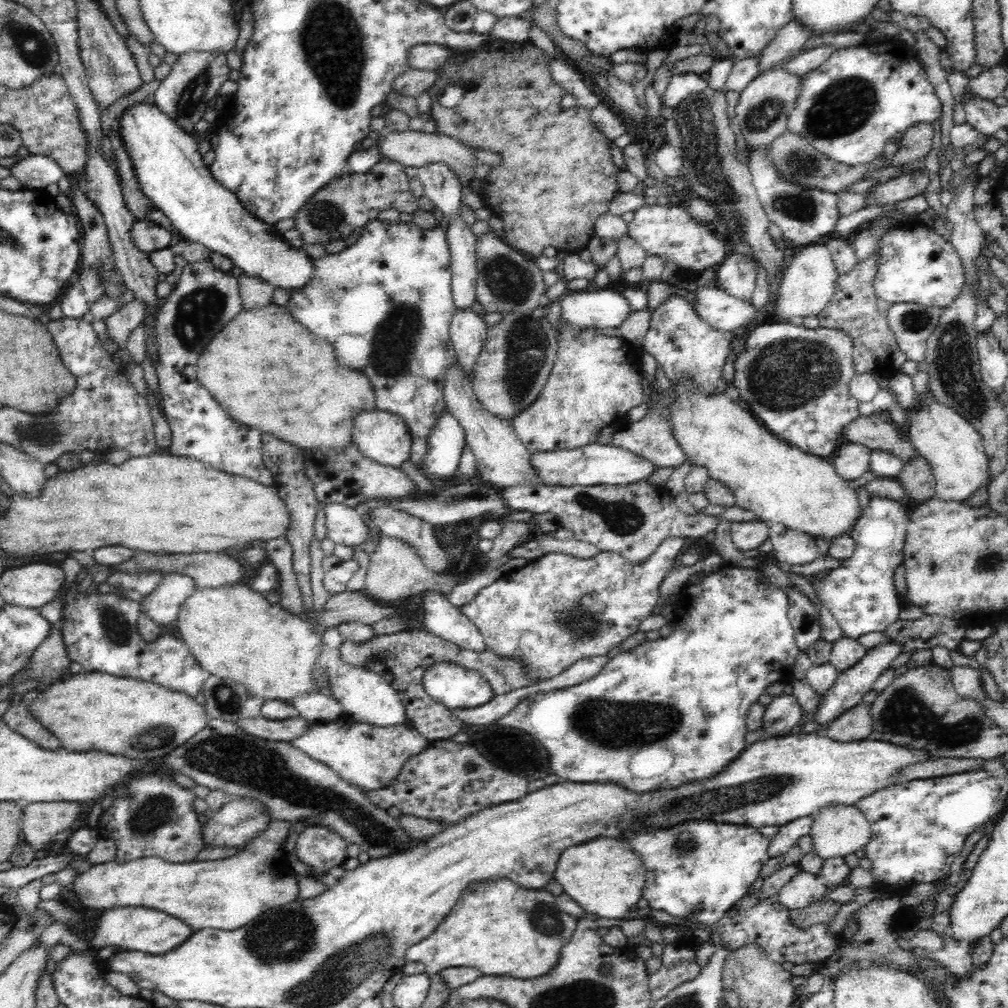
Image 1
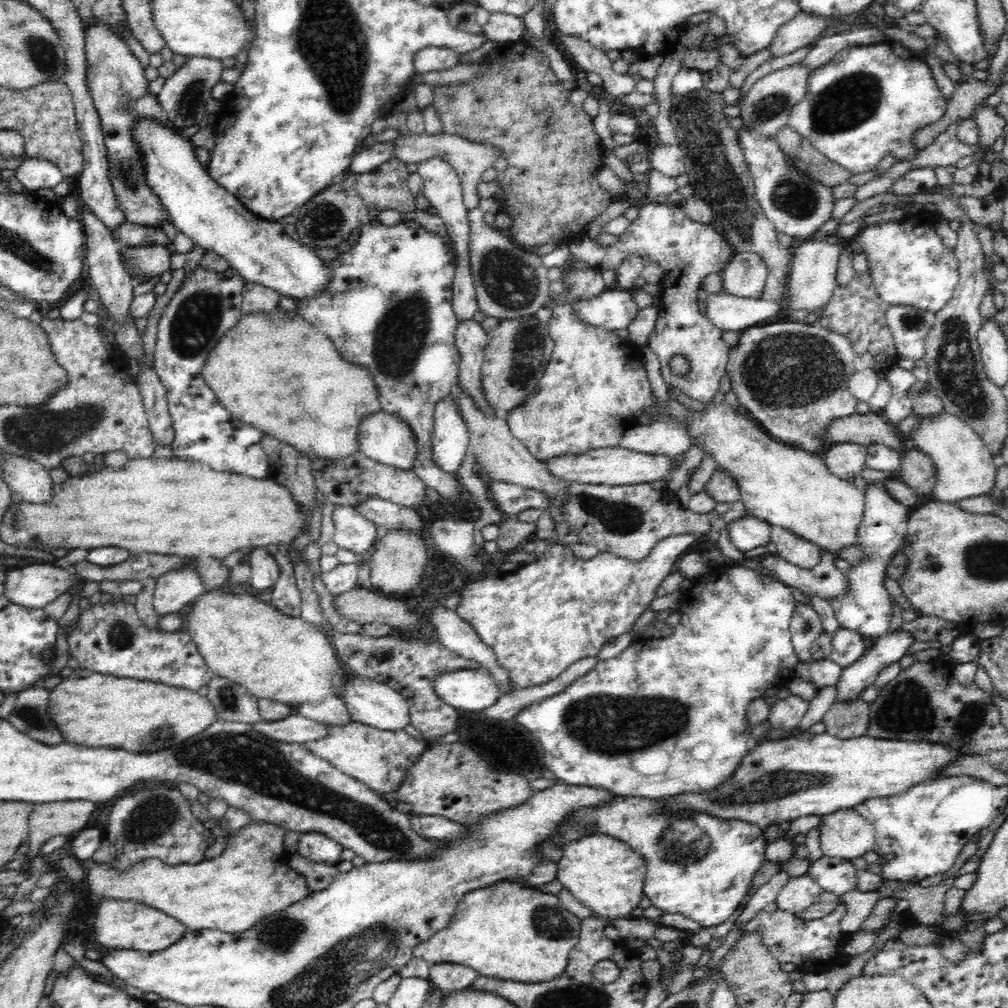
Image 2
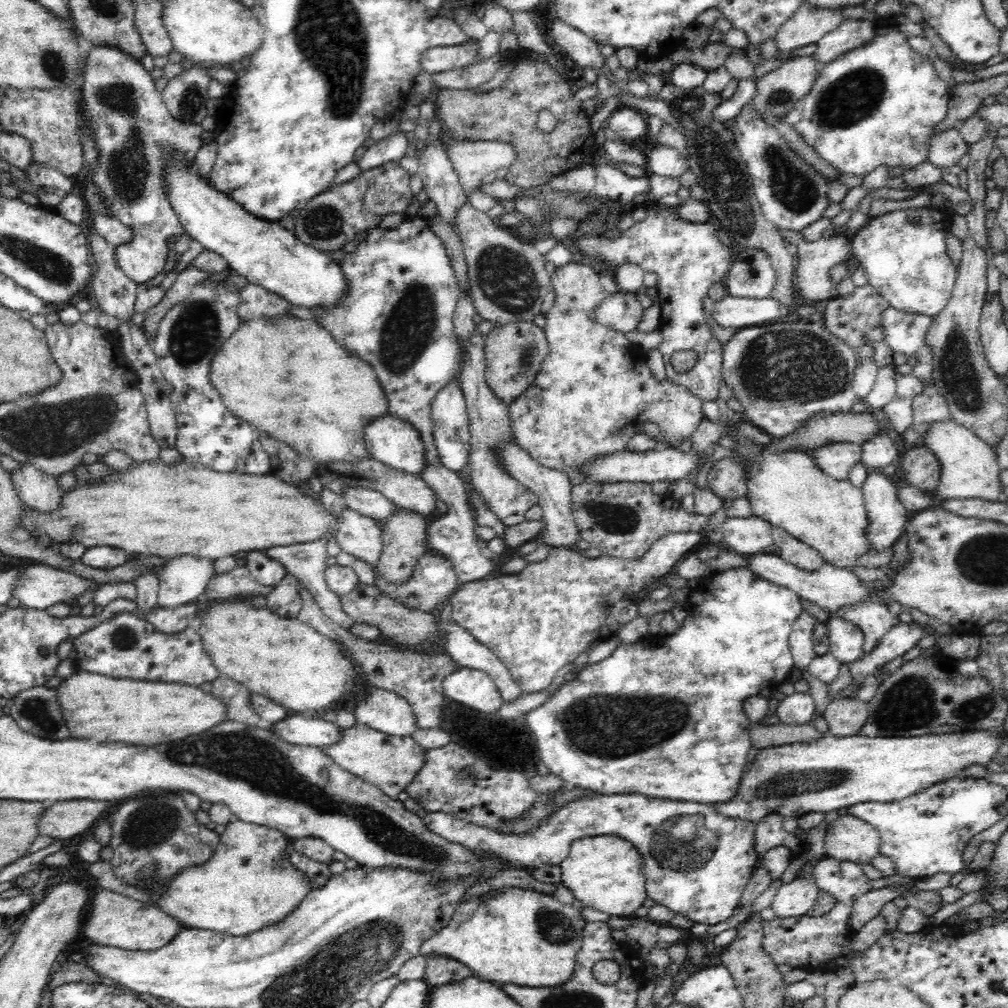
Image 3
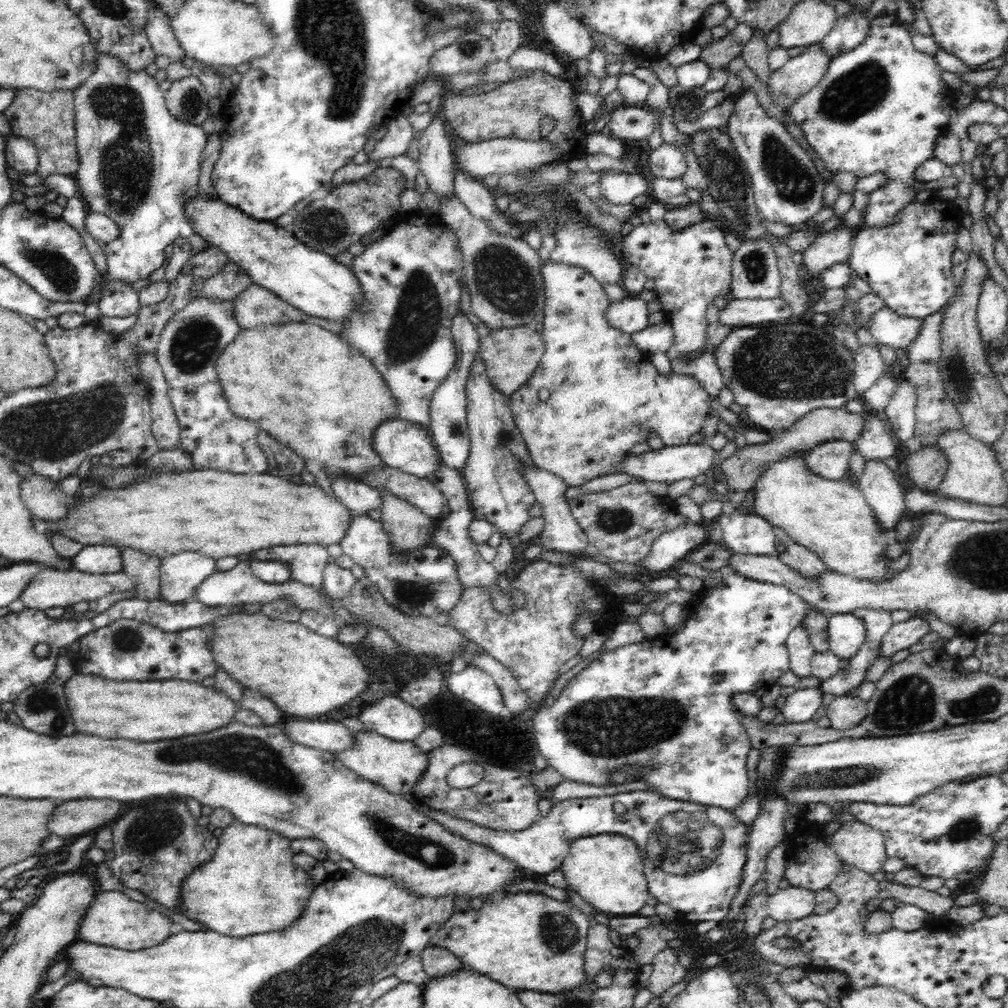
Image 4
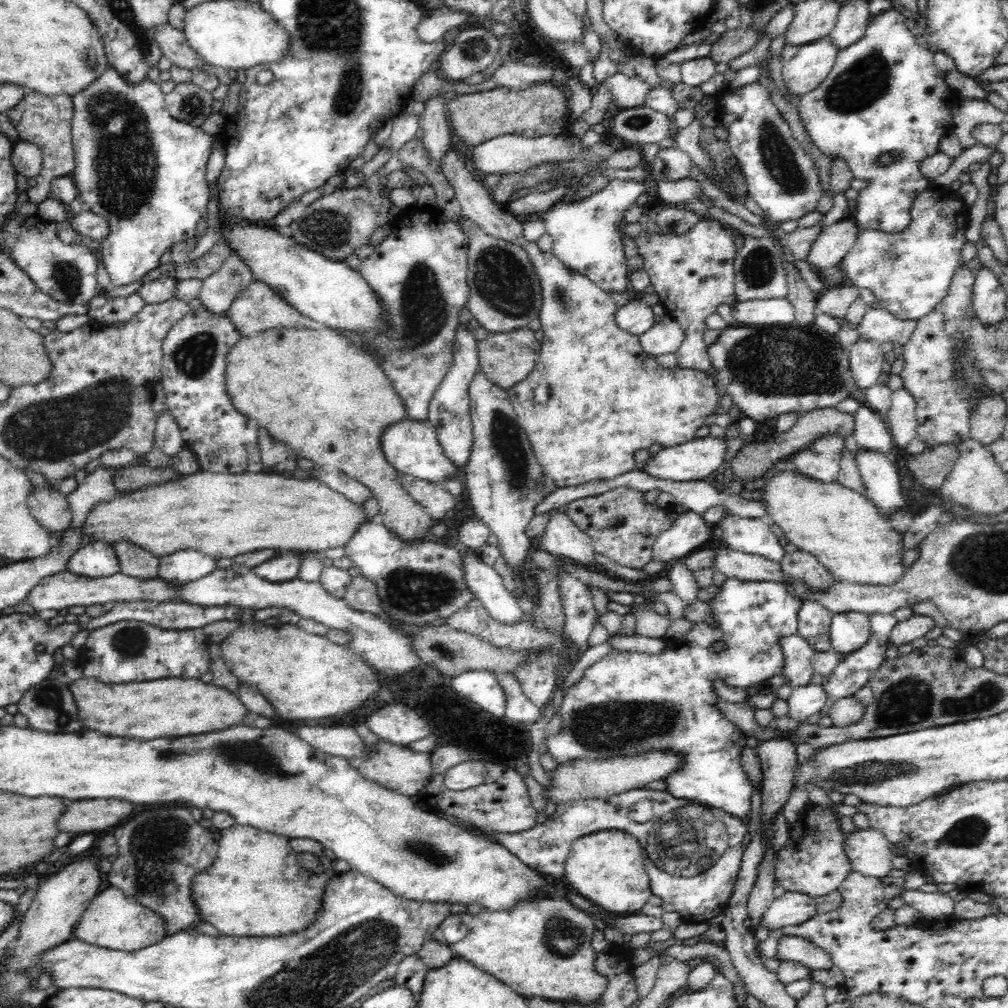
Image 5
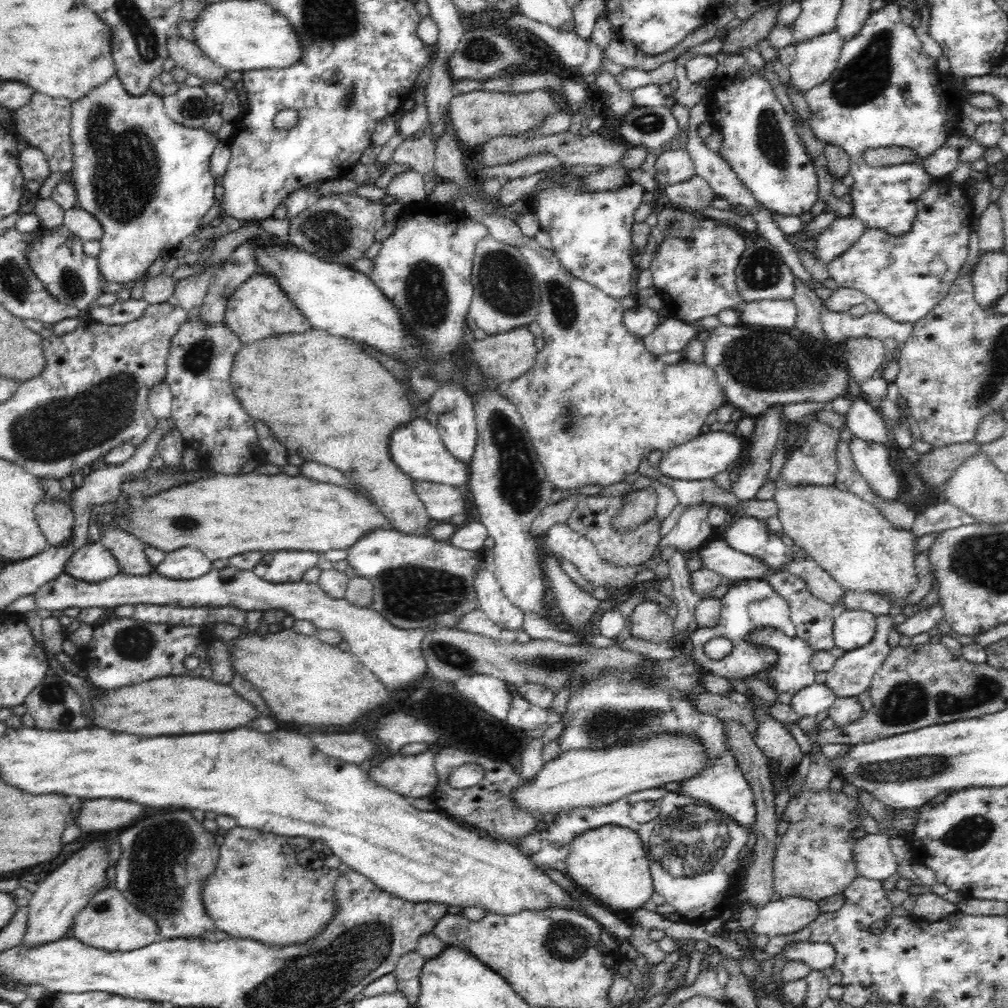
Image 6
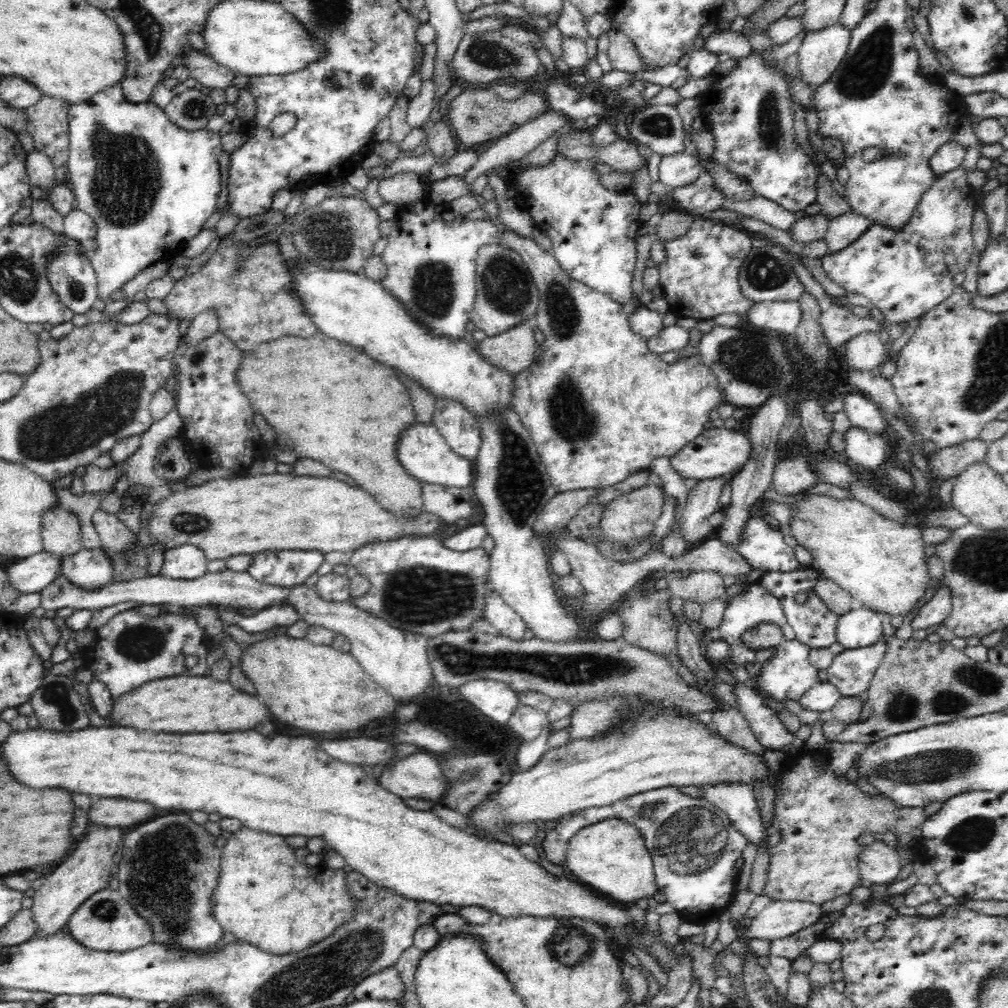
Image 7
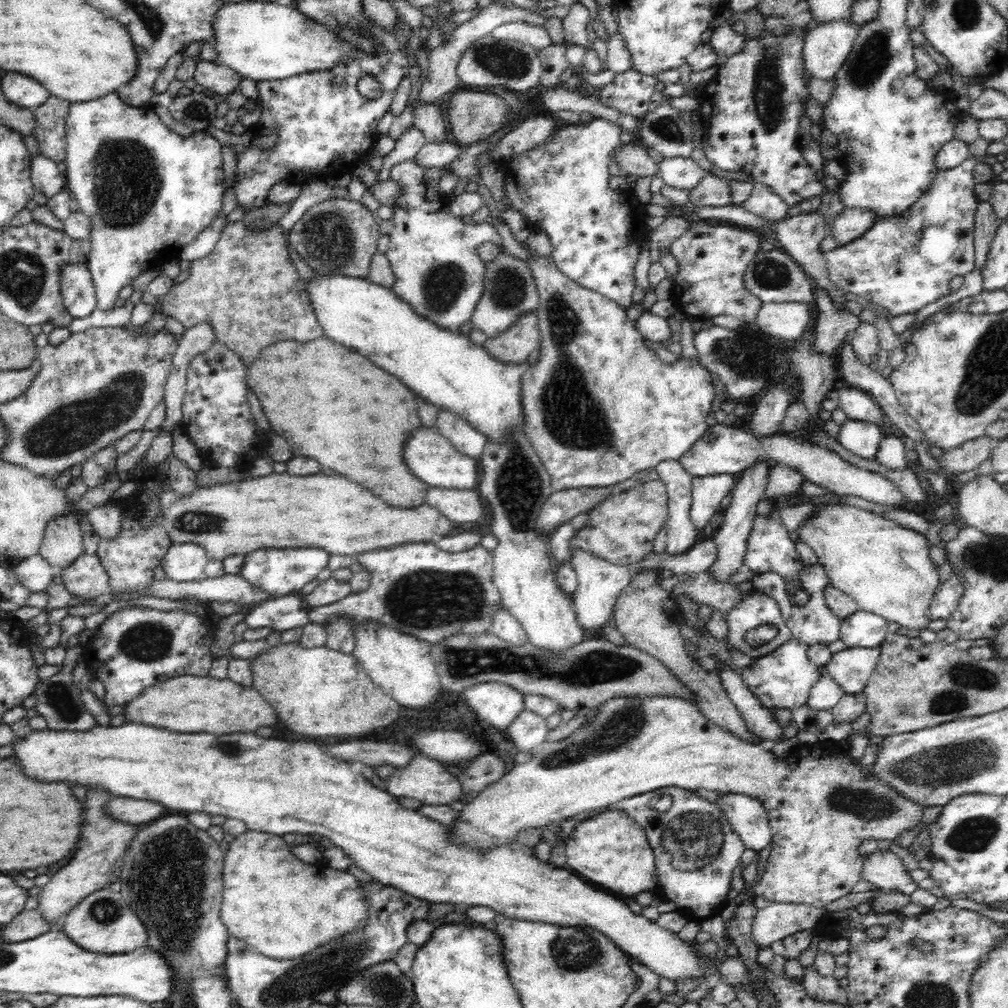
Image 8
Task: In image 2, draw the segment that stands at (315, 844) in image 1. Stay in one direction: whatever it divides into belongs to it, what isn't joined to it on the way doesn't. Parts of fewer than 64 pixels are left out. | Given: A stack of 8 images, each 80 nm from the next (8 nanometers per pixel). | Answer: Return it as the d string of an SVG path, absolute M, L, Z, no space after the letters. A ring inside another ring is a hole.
M304 832L299 835L297 843L297 854L311 862L327 866L336 866L338 862L342 861L343 849L341 844L330 840L325 834L319 832Z

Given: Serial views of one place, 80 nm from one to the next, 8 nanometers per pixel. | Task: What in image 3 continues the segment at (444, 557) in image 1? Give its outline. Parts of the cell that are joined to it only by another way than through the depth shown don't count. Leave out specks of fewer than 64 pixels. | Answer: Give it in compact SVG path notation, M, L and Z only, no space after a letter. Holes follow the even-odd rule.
M346 485L343 488L343 497L347 508L373 518L375 521L382 520L382 522L386 522L388 517L399 509L382 493L372 489Z

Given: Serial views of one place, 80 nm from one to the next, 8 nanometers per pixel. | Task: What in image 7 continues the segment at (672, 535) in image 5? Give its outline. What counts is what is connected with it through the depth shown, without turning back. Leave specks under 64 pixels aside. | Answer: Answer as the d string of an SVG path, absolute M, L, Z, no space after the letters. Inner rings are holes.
M716 477L692 482L693 491L680 518L680 531L688 541L688 546L696 546L712 534L713 526L709 523L709 516L723 508L718 498L725 479L726 477Z

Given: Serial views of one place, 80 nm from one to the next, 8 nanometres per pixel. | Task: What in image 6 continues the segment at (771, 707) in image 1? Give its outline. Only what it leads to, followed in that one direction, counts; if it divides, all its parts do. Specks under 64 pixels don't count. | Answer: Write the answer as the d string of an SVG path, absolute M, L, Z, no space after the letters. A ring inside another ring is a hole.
M814 683L792 695L791 706L800 719L816 717L820 712L828 710L836 698L836 694L826 683Z

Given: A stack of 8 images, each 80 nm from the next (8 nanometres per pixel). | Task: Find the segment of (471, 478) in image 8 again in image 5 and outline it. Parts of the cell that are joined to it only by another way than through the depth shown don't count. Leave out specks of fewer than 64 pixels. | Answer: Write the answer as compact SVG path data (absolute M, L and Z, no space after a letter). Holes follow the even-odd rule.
M404 419L388 426L382 432L382 453L394 469L408 477L434 483L452 480L454 476L462 478L462 468L454 465L454 462L446 457L440 441L436 437L434 426L427 421Z

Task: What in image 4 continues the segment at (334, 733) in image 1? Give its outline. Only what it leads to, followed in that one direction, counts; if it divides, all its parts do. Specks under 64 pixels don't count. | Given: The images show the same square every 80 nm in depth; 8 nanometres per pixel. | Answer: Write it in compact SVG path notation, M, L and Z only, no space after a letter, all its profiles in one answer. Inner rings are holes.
M354 732L354 744L348 750L334 752L340 762L367 781L383 786L388 792L411 797L419 778L428 768L428 753L420 750L412 740L398 742L375 732Z

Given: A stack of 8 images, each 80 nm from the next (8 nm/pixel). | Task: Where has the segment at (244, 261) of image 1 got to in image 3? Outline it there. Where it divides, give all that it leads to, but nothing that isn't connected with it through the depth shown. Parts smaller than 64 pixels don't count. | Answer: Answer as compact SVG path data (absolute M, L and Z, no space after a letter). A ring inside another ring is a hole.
M179 158L170 159L165 169L168 201L174 209L174 214L178 215L182 228L186 229L187 235L191 239L198 241L204 249L222 255L229 268L234 269L249 283L260 285L271 293L285 298L291 304L304 306L310 310L316 310L318 306L319 308L338 306L336 302L340 302L342 296L346 296L348 285L346 285L346 277L344 277L342 267L338 265L337 261L331 259L328 253L322 253L299 242L294 232L286 230L278 221L267 221L250 214L238 202L234 202L226 194L218 192L208 180L202 179L194 171L194 165L186 167Z

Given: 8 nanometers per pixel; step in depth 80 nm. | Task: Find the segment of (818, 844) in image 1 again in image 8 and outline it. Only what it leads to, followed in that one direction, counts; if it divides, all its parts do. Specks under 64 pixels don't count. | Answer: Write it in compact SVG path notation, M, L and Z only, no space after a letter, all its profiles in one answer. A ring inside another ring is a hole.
M877 848L864 859L861 871L862 878L881 891L889 893L890 890L895 890L910 895L918 888L902 860L890 850L882 851Z

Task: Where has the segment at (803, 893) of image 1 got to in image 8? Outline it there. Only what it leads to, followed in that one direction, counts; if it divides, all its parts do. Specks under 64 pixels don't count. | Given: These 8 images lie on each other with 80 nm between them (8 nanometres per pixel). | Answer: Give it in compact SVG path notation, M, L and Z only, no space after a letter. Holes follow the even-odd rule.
M773 902L760 909L752 926L752 939L759 947L802 930L814 929L823 918L825 908L794 902Z

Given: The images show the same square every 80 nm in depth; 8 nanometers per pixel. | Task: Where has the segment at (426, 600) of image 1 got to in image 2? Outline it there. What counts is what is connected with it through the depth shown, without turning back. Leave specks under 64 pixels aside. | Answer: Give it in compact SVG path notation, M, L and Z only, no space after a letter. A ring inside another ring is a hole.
M434 604L430 610L430 621L438 636L438 641L456 655L480 663L501 693L513 690L514 684L509 672L498 664L493 651L482 642L474 629L458 617L456 610L449 610L445 604Z

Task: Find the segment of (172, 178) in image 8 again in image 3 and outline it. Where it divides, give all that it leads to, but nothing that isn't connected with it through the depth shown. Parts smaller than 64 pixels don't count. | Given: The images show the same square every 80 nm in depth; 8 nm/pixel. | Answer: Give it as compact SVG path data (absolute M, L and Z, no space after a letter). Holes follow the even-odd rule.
M107 44L88 45L88 64L84 72L81 91L82 102L79 111L84 111L86 123L94 131L94 141L98 145L98 162L92 174L97 190L101 190L103 204L111 216L132 228L134 240L116 245L115 263L128 278L139 285L154 278L164 268L168 258L168 244L171 237L187 235L186 229L174 214L168 201L165 184L165 169L170 158L179 158L186 167L195 163L196 153L203 147L201 124L182 124L177 122L166 109L163 96L154 85L150 71L146 71L141 61L130 58L121 50Z

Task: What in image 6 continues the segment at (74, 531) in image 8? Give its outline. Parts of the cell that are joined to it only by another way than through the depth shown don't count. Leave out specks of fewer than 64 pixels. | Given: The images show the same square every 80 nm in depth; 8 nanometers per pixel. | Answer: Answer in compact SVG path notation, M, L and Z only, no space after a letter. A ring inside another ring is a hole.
M46 496L36 504L34 513L48 546L62 546L72 538L75 516L70 505Z

